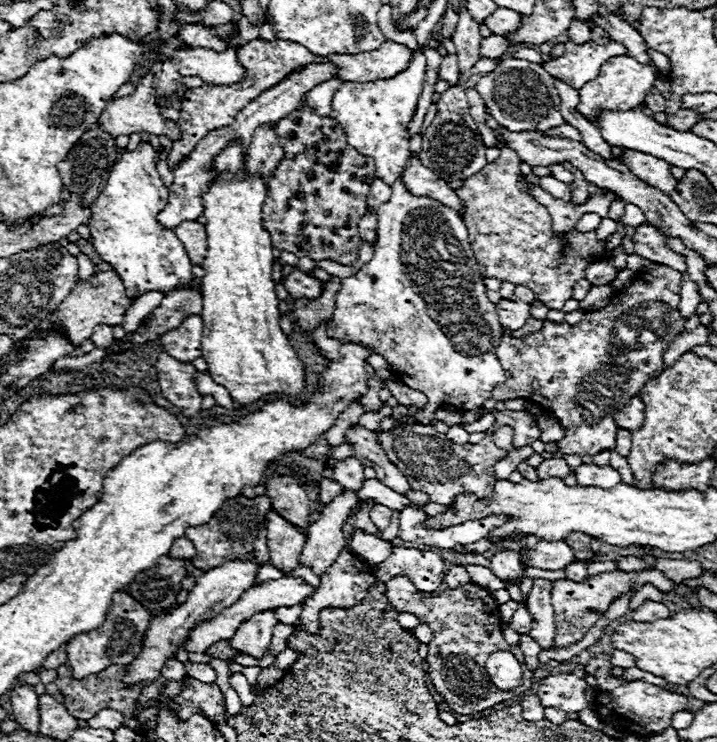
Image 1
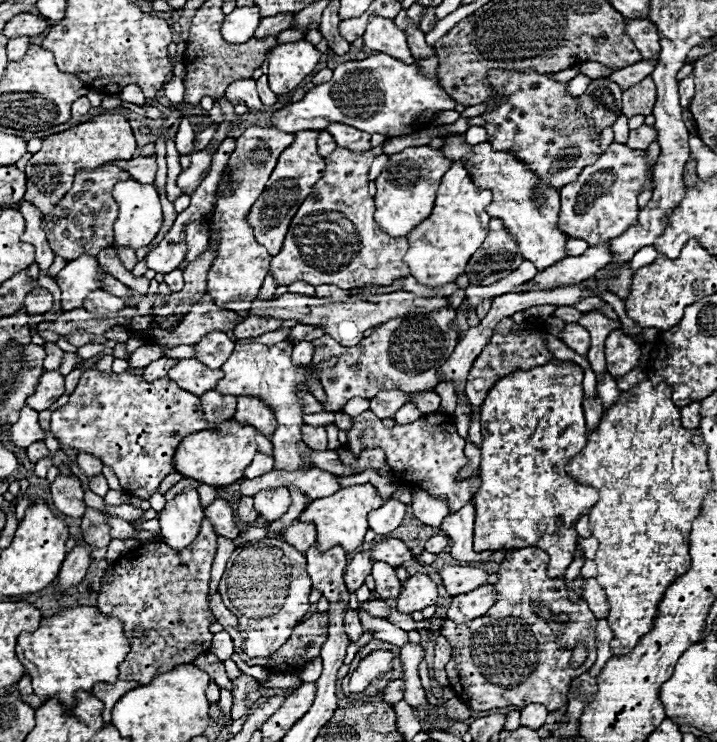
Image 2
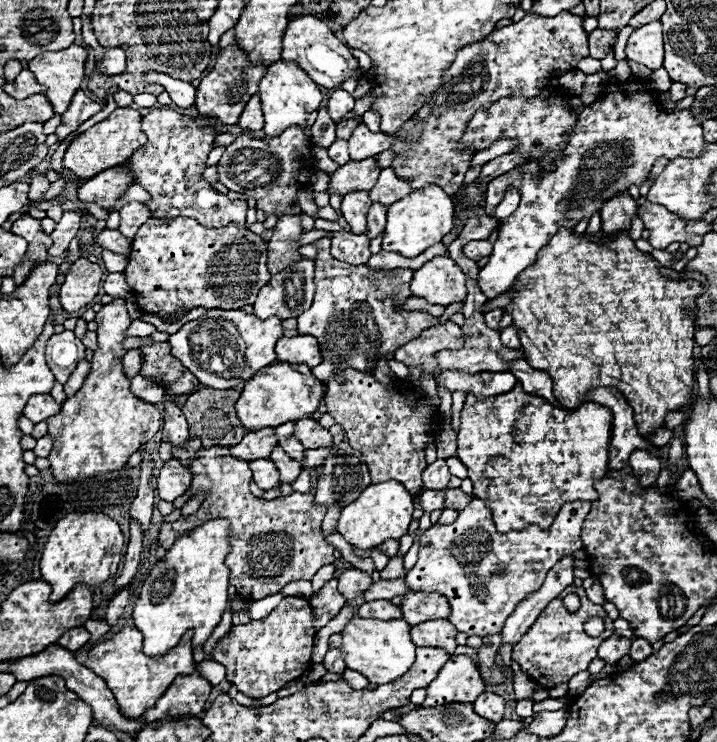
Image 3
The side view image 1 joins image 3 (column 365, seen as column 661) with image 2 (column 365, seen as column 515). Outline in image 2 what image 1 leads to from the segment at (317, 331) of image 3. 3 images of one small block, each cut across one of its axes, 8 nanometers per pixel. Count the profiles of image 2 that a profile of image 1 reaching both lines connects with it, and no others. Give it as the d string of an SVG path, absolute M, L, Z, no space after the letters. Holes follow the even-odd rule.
M440 308L428 314L408 314L402 318L394 318L388 320L386 324L376 326L376 332L368 338L364 338L358 346L340 346L336 340L332 340L330 336L322 336L316 338L314 344L314 358L312 362L322 362L328 360L332 356L338 358L336 366L330 370L324 370L320 376L320 382L324 386L326 392L326 402L324 408L328 412L340 412L344 408L344 404L350 398L374 398L380 390L402 390L402 392L420 392L420 390L432 390L438 384L438 370L440 366L450 358L450 354L454 352L456 344L458 344L458 334L456 330L450 328L450 322L456 318L456 310L452 308Z

